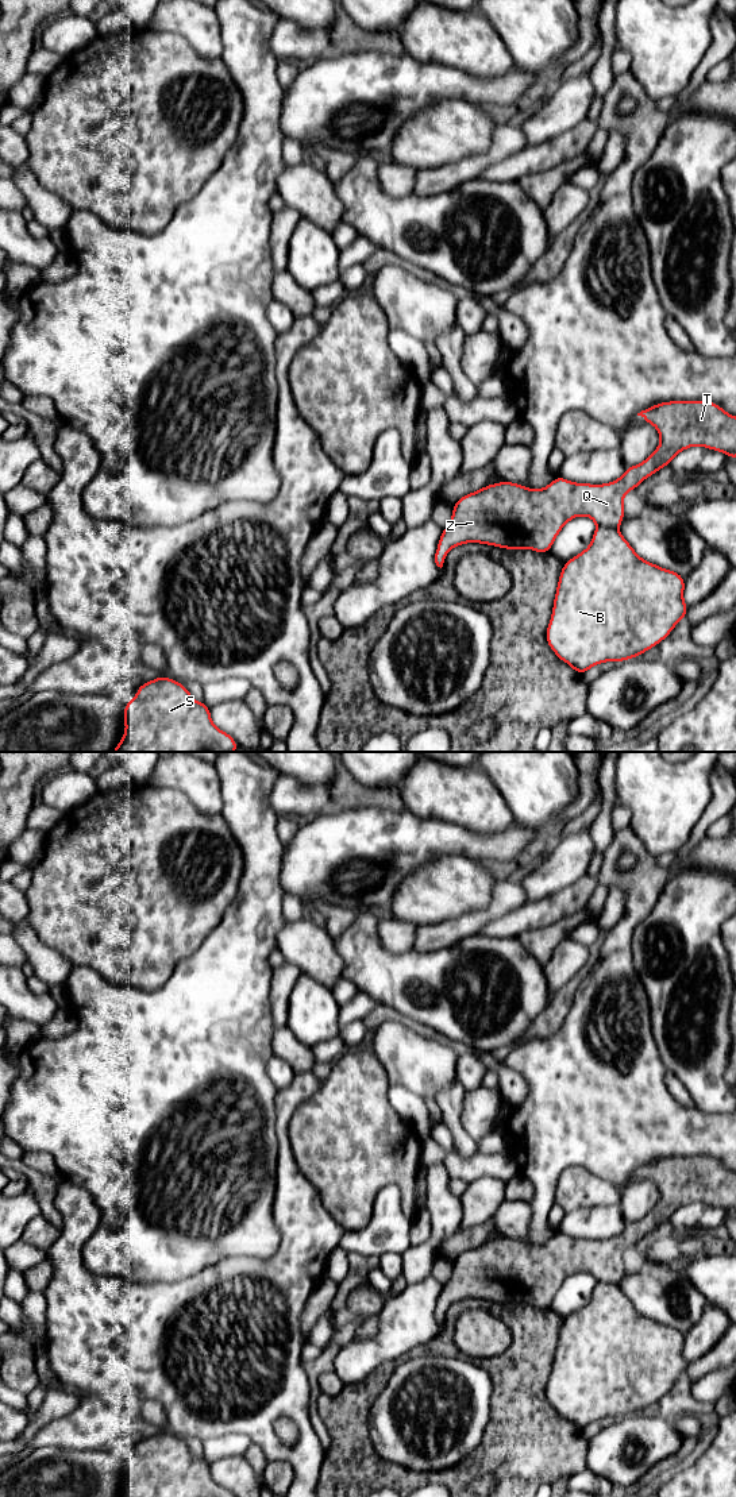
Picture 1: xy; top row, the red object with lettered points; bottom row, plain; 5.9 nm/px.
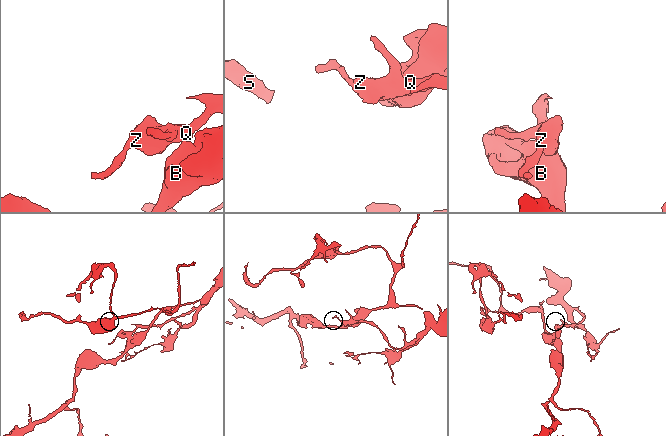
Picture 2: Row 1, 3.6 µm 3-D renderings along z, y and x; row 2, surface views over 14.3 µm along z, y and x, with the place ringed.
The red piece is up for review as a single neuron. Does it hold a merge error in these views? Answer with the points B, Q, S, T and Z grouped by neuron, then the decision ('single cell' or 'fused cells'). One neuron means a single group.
groups B Q S T Z; single cell

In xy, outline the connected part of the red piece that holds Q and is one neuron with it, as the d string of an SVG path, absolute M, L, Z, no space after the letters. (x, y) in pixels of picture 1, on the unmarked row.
M659 1158L637 1172L658 1185L660 1200L644 1218L627 1223L617 1236L590 1241L556 1232L540 1246L509 1236L483 1242L456 1257L452 1274L443 1285L435 1309L435 1319L440 1324L448 1307L465 1299L505 1305L528 1304L544 1309L550 1308L560 1285L571 1274L590 1273L597 1285L590 1301L564 1319L546 1388L546 1396L554 1409L579 1431L600 1419L639 1413L664 1396L689 1366L683 1357L685 1334L641 1315L617 1285L624 1276L624 1251L668 1222L673 1214L686 1204L701 1201L736 1214L736 1173L714 1158Z

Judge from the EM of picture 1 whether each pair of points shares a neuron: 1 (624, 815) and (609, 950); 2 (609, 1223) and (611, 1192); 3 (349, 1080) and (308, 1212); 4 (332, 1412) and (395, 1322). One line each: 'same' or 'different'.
1: different
2: different
3: different
4: different

